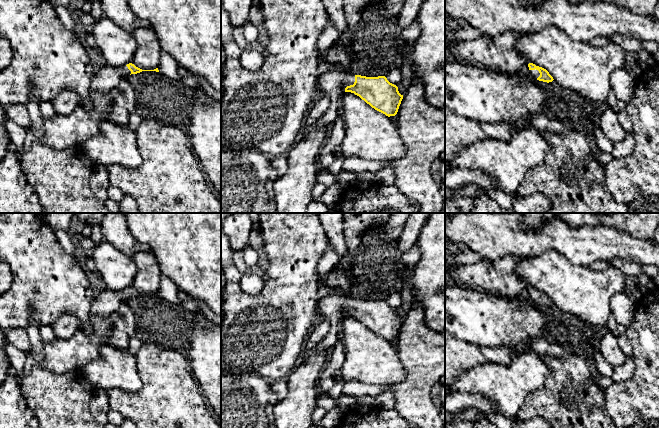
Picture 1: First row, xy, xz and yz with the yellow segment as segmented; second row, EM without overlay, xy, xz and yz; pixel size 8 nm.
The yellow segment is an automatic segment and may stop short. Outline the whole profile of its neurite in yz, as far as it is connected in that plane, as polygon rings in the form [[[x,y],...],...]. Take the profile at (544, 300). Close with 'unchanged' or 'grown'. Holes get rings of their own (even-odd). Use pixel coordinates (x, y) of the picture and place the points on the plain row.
[[[529,287],[528,291],[532,301],[536,302],[537,304],[547,307],[552,306],[554,304],[553,301],[549,298],[549,296],[542,291],[536,290],[533,287]]] | grown

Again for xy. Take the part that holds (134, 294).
[[[129,287],[121,292],[114,292],[106,288],[98,295],[97,298],[94,299],[92,314],[107,317],[115,312],[121,303],[128,302],[130,298],[137,298],[142,295],[159,296],[158,292],[154,294],[142,294],[132,287]]] | grown

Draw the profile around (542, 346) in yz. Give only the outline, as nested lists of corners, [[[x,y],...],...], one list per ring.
[[[537,338],[532,340],[522,353],[525,352],[538,353],[553,357],[568,357],[573,354],[568,347],[550,342],[545,338]]]

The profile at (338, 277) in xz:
[[[341,263],[335,266],[324,276],[320,285],[338,288],[340,293],[343,295],[347,295],[353,287],[353,283],[346,271],[346,268]]]

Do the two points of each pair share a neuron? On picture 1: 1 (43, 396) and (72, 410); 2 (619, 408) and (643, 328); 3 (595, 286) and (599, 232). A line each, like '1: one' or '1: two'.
1: one
2: one
3: two

